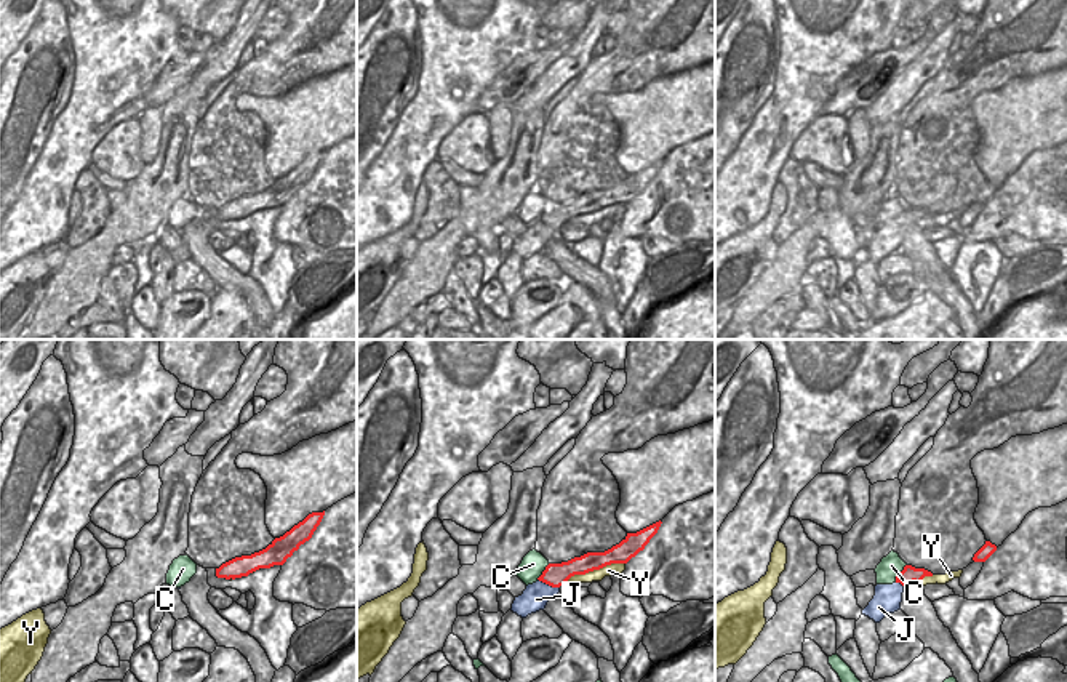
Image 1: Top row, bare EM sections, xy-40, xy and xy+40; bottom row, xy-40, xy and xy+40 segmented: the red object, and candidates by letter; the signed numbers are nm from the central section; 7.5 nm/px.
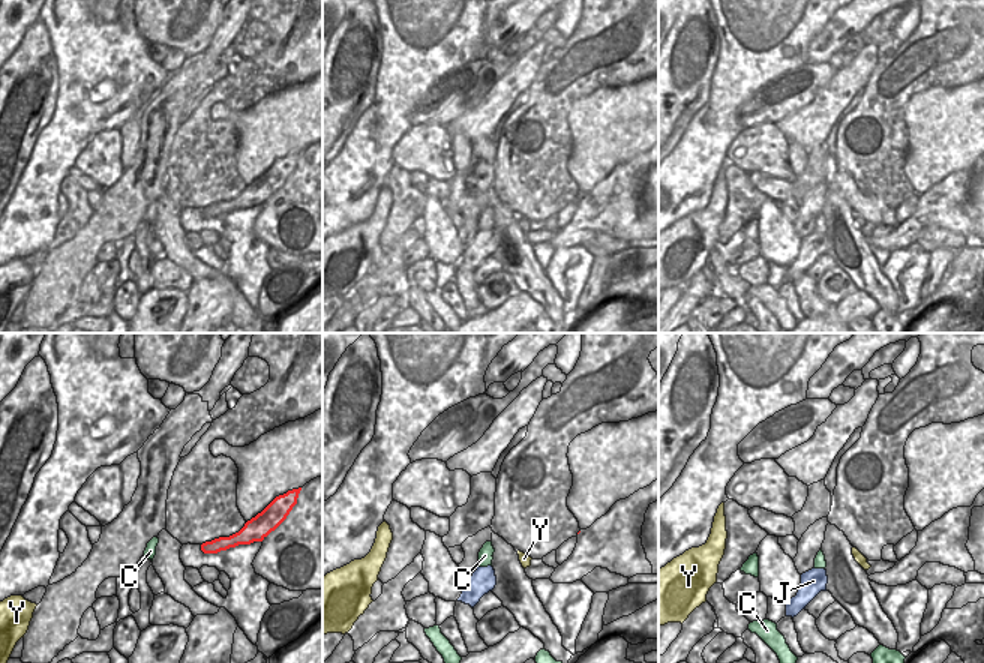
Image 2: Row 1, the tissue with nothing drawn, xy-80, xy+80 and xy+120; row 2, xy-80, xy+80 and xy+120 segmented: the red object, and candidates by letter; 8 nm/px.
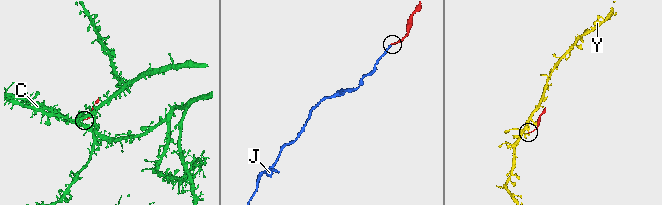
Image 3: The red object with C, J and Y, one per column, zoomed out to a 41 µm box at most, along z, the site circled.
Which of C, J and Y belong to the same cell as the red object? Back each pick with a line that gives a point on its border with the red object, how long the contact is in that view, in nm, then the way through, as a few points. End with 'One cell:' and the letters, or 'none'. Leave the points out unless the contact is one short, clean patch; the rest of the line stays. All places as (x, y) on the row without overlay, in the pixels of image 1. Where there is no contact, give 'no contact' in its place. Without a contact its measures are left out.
J: meets red in xy at (549, 226); contact 180 nm long; runs through xy (555, 216), (549, 226), (535, 239)
One cell: J

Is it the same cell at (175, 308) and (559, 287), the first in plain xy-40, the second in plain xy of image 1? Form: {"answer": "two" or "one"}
{"answer": "one"}

